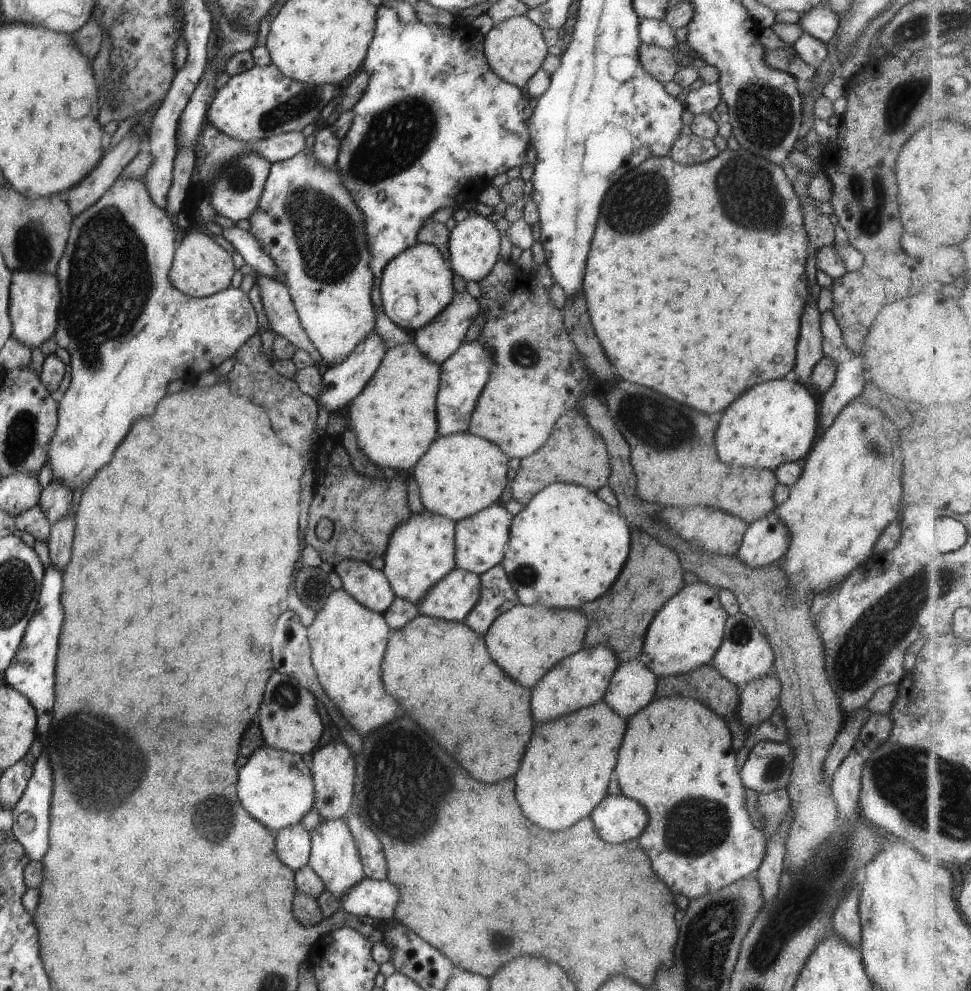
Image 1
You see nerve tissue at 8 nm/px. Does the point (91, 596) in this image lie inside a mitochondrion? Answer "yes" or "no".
no

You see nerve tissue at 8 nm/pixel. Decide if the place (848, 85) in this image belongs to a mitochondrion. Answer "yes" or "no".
no

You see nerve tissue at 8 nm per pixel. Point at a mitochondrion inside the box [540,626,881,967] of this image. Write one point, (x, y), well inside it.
(695, 827)

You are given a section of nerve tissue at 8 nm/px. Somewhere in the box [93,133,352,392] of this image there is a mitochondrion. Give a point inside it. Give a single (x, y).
(238, 177)

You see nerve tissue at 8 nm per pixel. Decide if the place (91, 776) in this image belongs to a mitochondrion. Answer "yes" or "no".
yes

